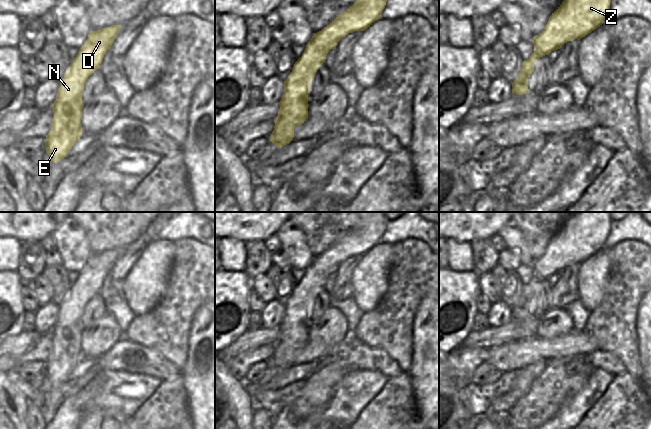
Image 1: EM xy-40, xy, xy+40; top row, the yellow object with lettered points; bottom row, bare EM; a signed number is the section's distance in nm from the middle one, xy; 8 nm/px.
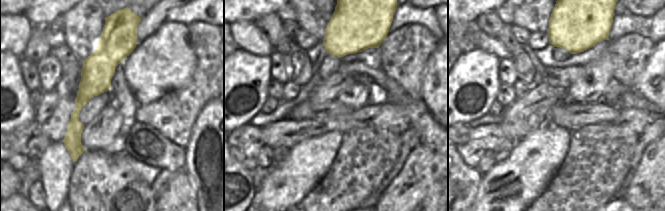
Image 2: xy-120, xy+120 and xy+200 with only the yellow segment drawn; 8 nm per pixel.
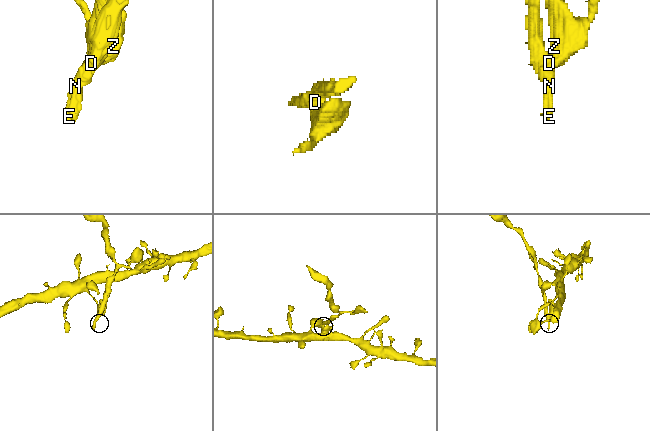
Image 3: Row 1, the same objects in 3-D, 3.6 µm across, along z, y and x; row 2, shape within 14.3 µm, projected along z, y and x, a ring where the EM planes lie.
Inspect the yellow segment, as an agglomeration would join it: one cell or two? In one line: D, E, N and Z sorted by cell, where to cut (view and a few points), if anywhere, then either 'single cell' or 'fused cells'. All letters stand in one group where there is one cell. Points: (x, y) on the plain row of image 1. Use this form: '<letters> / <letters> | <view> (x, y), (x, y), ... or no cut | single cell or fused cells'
D E N / Z | xy (308, 266), (318, 268), (329, 274) | fused cells

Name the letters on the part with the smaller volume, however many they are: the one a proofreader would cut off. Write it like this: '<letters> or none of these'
D, E, N

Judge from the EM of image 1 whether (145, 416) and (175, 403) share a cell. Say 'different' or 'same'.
same

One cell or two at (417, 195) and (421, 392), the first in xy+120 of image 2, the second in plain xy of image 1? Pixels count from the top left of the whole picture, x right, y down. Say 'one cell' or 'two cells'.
two cells

